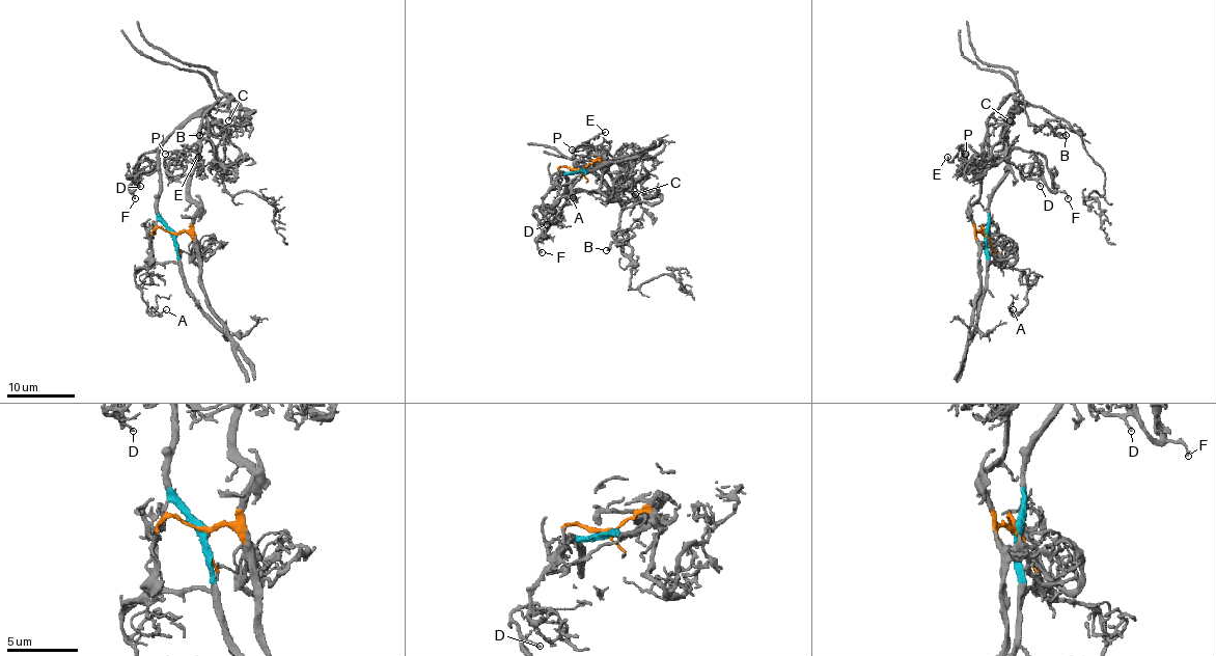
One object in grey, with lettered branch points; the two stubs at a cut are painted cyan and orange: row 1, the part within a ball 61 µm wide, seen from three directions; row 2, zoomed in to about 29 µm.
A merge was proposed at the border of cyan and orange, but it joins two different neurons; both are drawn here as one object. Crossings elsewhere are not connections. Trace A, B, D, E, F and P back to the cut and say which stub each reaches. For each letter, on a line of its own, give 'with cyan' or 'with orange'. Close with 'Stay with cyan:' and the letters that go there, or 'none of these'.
A: with cyan
B: with cyan
D: with cyan
E: with orange
F: with cyan
P: with orange
Stay with cyan: A, B, D, F

